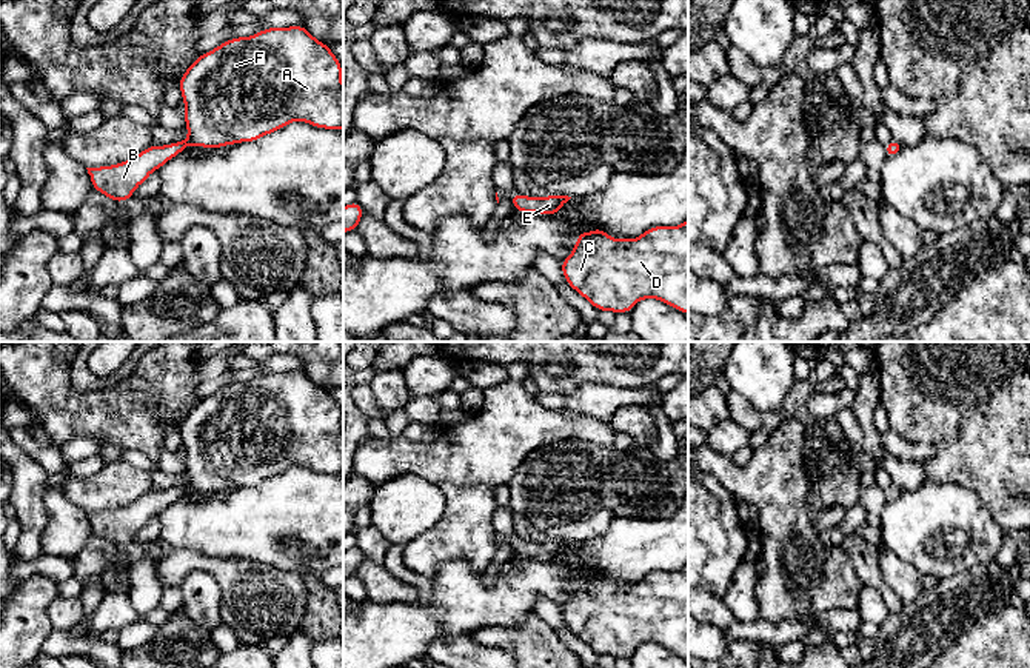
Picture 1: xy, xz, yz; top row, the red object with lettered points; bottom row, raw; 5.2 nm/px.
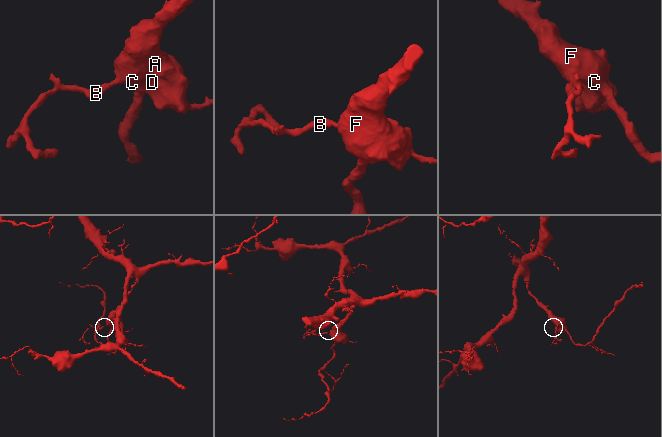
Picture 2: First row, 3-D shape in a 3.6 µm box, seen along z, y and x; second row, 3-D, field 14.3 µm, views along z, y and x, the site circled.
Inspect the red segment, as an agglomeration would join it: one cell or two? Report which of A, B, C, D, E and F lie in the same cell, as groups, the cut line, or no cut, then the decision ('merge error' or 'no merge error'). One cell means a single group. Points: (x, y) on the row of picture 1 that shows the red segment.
groups A B C D E F; cut none; no merge error

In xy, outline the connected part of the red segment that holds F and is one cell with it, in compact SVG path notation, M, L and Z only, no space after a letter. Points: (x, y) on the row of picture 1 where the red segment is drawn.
M305 26L268 28L246 38L234 37L197 57L179 80L188 139L165 146L151 145L131 160L112 166L86 168L92 186L114 202L125 202L152 171L191 145L223 148L256 142L296 120L323 129L343 129L340 78L340 62Z

